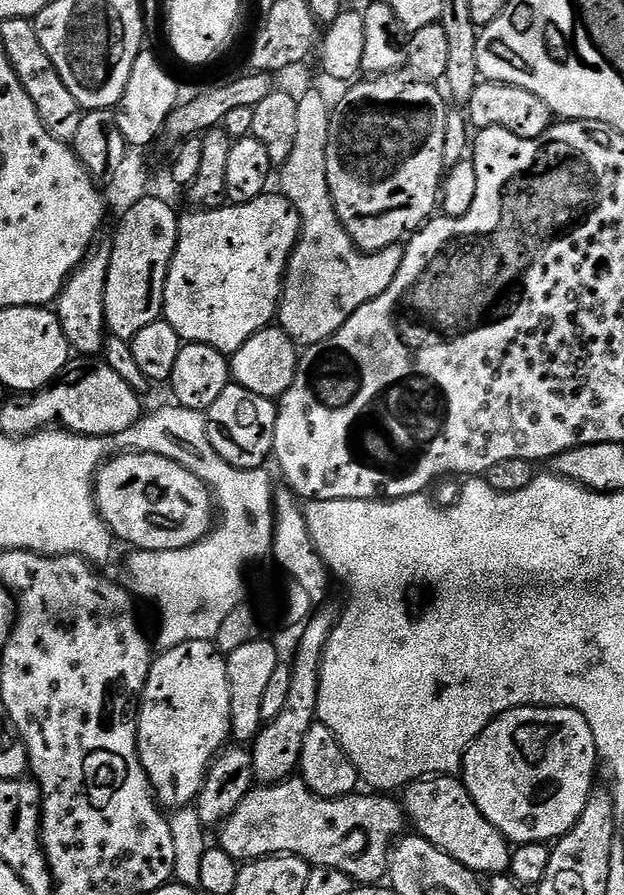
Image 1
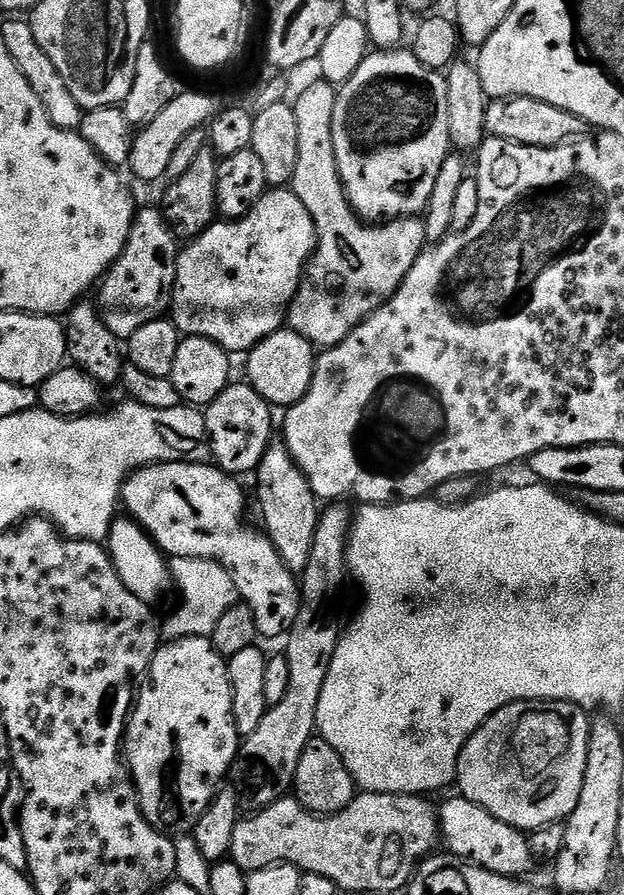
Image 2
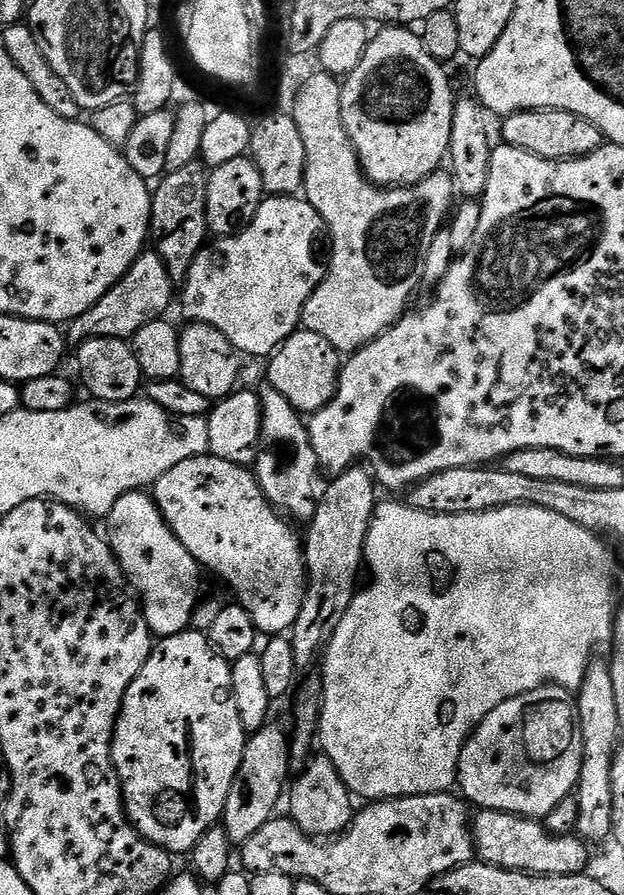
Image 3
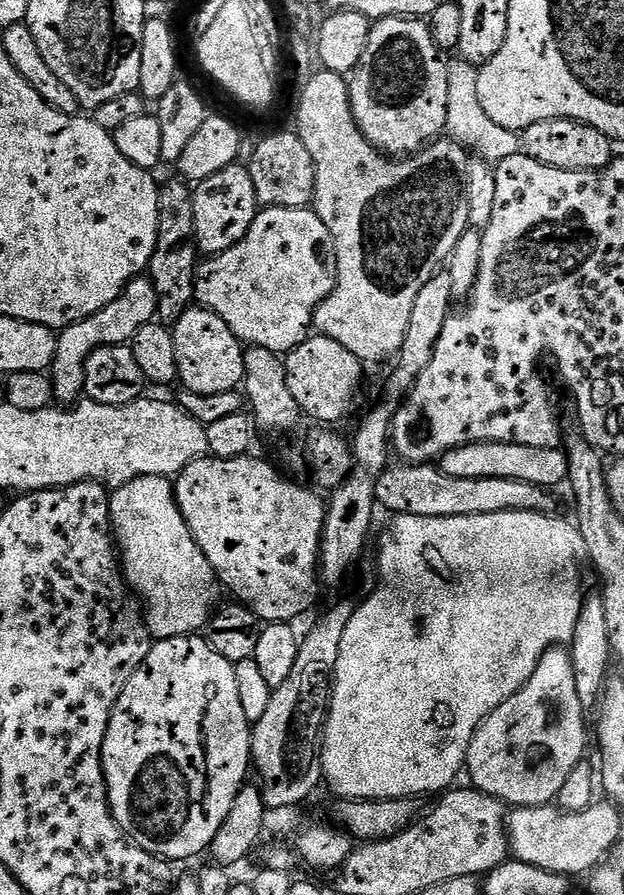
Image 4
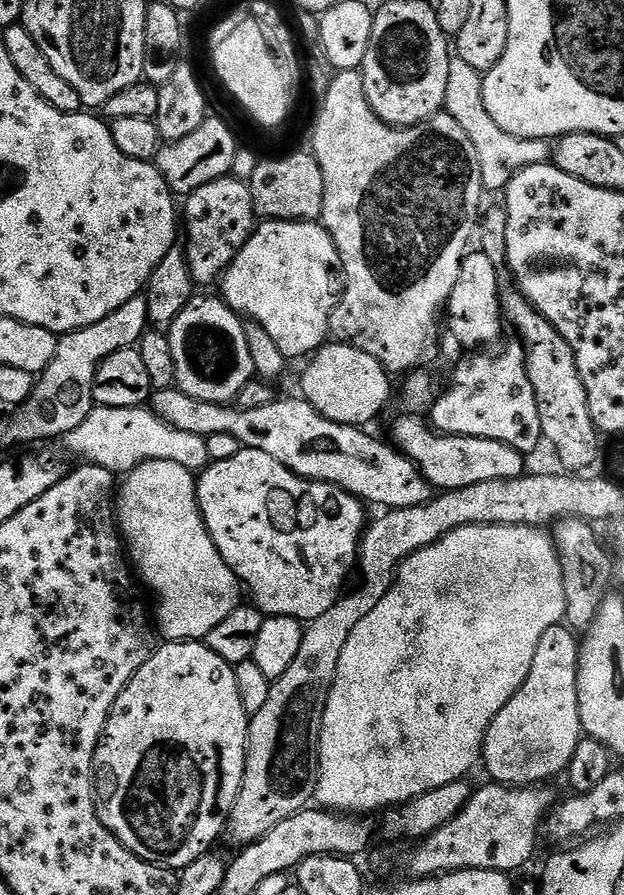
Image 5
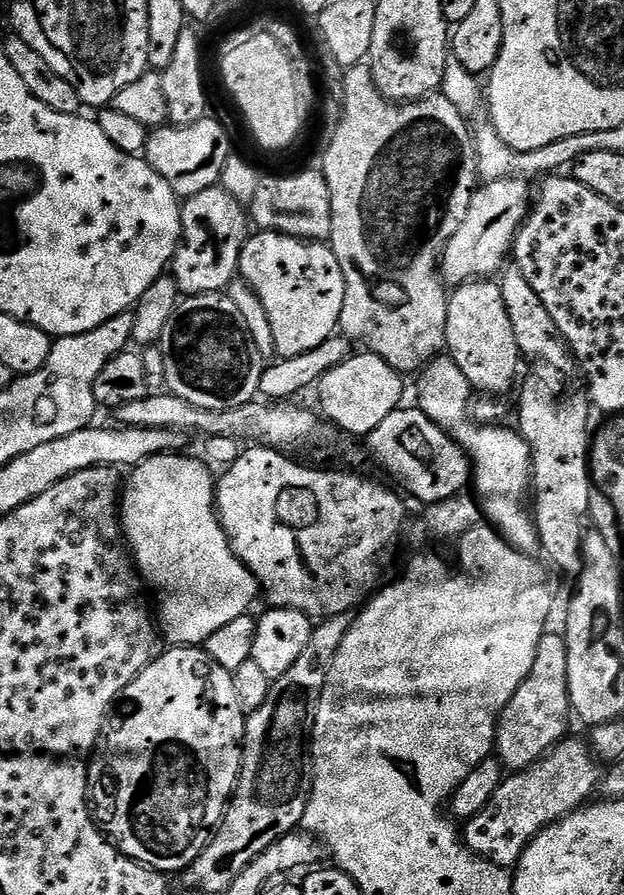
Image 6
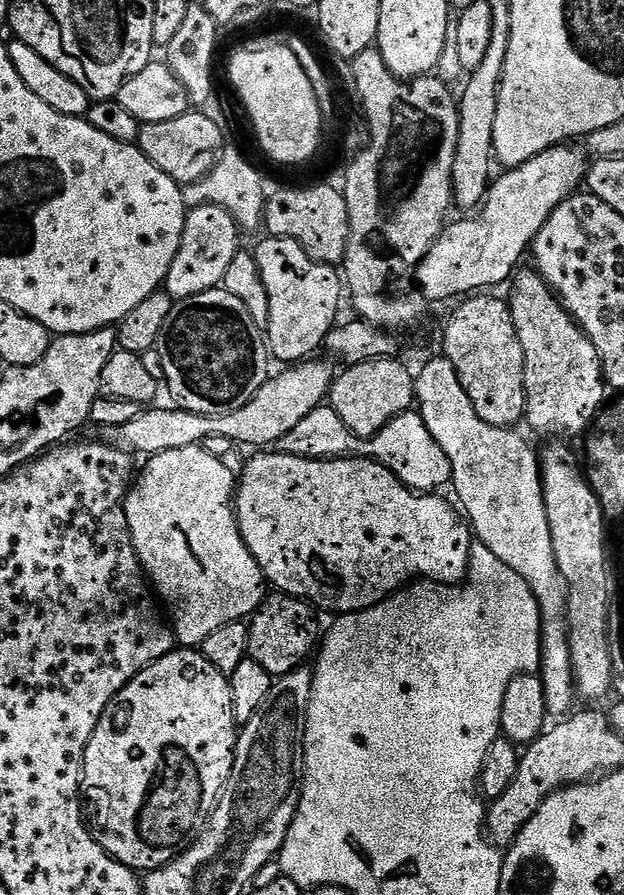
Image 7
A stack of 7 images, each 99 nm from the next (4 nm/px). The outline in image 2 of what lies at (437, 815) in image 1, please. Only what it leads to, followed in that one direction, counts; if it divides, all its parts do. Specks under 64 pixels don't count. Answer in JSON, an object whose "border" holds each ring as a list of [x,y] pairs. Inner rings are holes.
{"border":[[[453,794],[444,805],[439,805],[438,811],[443,843],[448,843],[447,851],[457,860],[482,870],[490,870],[499,876],[513,878],[527,877],[527,872],[534,867],[528,836],[519,828],[512,828],[506,822],[496,820],[494,814],[482,810],[466,797]]]}

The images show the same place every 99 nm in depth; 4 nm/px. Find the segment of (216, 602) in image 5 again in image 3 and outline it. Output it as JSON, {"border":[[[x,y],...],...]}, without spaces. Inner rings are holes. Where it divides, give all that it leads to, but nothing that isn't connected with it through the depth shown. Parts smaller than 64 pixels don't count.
{"border":[[[144,490],[127,492],[124,497],[118,498],[106,517],[106,523],[108,545],[143,607],[153,637],[163,638],[189,631],[192,616],[202,600],[202,569],[190,550],[178,542],[155,499]]]}

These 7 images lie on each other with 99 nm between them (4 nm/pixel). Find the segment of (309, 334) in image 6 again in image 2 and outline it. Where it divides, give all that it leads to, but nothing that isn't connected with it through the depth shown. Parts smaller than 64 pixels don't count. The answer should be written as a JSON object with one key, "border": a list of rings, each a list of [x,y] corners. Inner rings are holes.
{"border":[[[291,187],[273,188],[265,191],[264,197],[253,206],[240,220],[229,220],[227,222],[213,222],[201,236],[187,245],[188,248],[179,253],[176,257],[176,281],[172,291],[172,302],[170,305],[170,319],[175,324],[176,329],[184,336],[204,336],[208,340],[213,340],[222,346],[230,354],[241,352],[241,354],[251,351],[251,348],[258,342],[265,340],[270,334],[278,332],[287,321],[287,312],[292,300],[300,288],[300,282],[308,267],[309,260],[316,250],[316,227],[310,218],[310,210],[302,206],[302,198],[298,198],[292,193]]]}

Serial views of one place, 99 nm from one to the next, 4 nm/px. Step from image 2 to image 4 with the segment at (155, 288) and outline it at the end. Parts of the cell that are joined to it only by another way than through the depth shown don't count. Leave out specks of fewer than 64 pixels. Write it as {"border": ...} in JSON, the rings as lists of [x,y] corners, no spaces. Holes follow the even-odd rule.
{"border":[[[137,278],[128,283],[110,306],[63,329],[56,338],[56,357],[50,369],[55,399],[64,406],[75,405],[84,396],[84,371],[90,354],[102,346],[131,345],[134,334],[157,319],[157,306],[158,298],[151,279]]]}

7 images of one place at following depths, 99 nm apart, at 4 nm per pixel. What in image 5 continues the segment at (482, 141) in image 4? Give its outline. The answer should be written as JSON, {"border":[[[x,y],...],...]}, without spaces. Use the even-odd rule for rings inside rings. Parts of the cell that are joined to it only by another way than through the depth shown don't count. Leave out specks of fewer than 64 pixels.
{"border":[[[453,58],[450,62],[450,78],[446,81],[446,98],[444,108],[466,130],[466,138],[474,146],[476,165],[480,171],[480,181],[489,193],[503,193],[508,186],[508,179],[514,173],[521,172],[526,166],[546,164],[550,160],[550,144],[547,140],[527,140],[514,134],[506,134],[494,118],[484,108],[484,77],[481,72],[474,70],[467,62]]]}

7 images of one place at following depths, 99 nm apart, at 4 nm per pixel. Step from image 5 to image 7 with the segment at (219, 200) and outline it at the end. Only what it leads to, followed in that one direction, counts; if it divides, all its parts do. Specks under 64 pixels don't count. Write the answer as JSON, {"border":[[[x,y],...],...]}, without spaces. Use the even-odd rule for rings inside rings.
{"border":[[[203,204],[188,208],[182,242],[178,246],[178,254],[174,254],[174,262],[170,262],[170,274],[166,274],[163,291],[173,301],[192,302],[203,297],[200,296],[203,292],[219,289],[226,278],[226,270],[230,270],[230,262],[234,262],[237,252],[241,251],[240,236],[241,229],[237,228],[231,214],[222,210],[222,206]]]}

